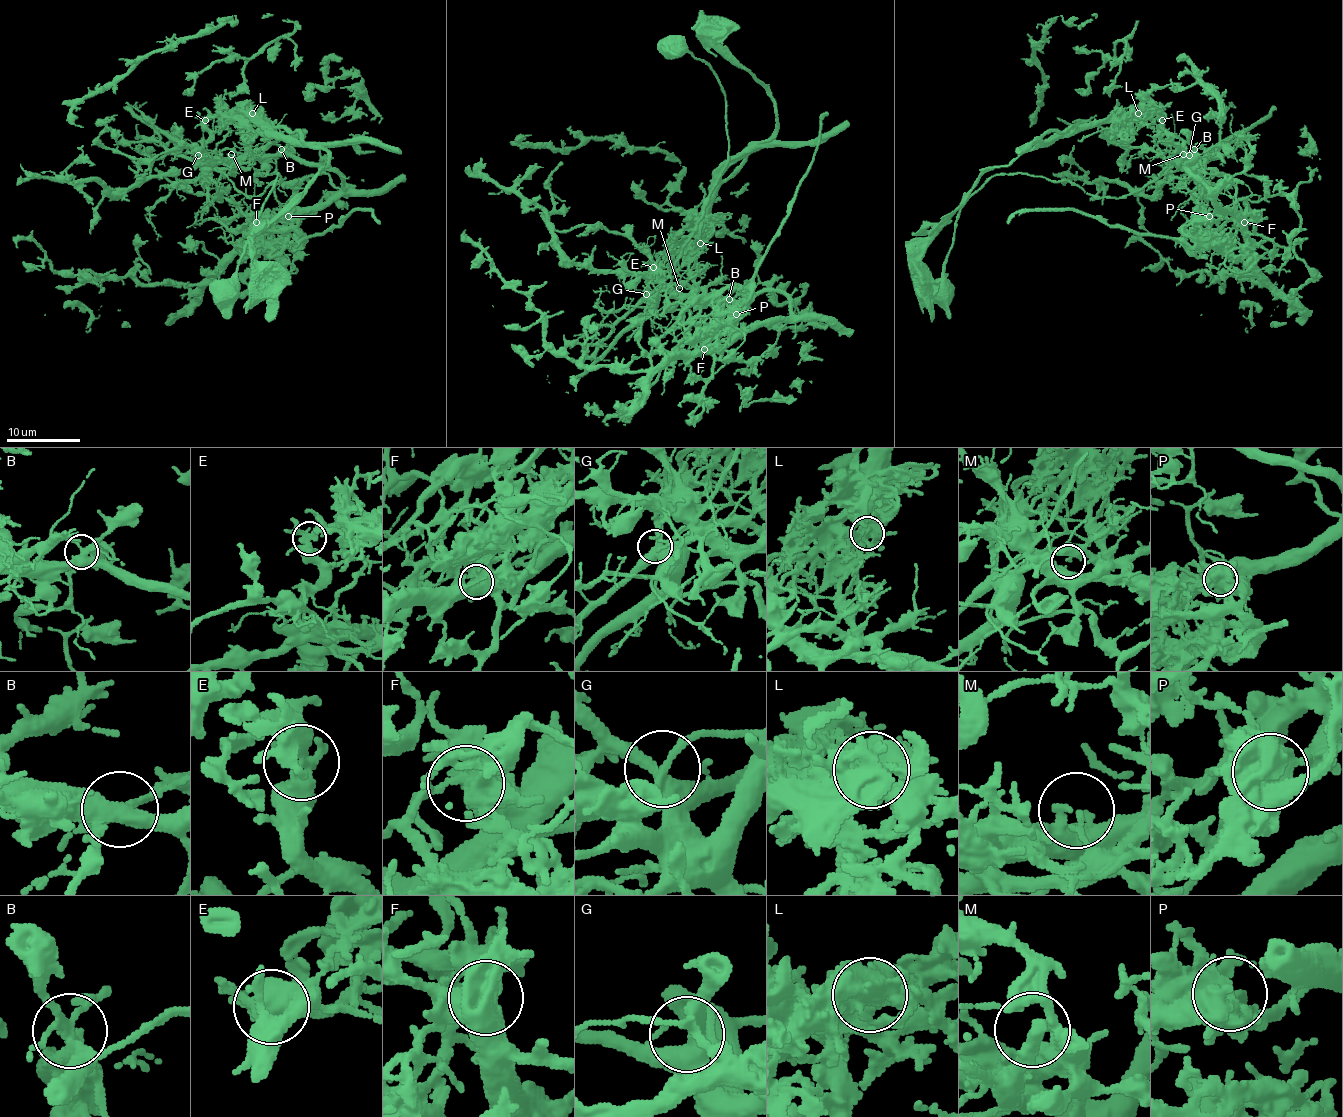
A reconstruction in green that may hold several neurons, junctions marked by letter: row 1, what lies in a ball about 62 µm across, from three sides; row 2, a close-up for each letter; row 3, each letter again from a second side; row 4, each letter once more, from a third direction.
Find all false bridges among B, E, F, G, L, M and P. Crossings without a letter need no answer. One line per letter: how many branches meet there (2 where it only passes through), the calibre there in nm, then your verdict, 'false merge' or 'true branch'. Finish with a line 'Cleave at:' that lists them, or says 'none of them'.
B: branches 6; calibre 380 nm; true branch
E: branches 6; calibre 400 nm; false merge
F: branches 4; calibre 550 nm; false merge
G: branches 4; calibre 400 nm; true branch
L: branches 7; calibre 600 nm; false merge
M: branches 1; calibre 130 nm; false merge
P: branches 5; calibre 500 nm; true branch
Cleave at: E, F, L, M

